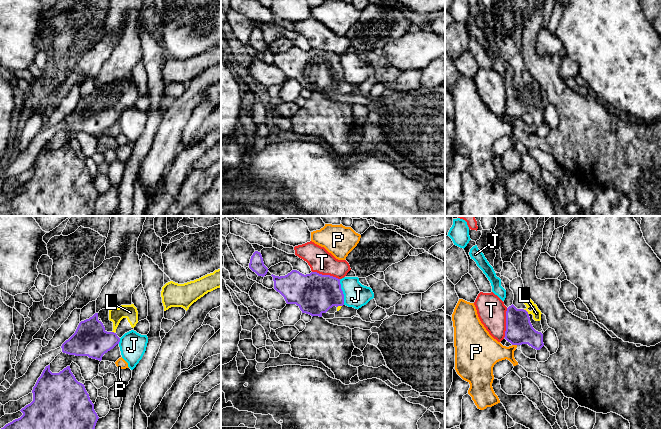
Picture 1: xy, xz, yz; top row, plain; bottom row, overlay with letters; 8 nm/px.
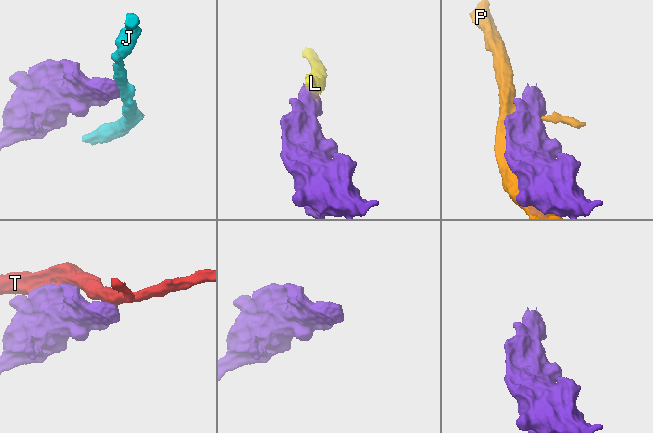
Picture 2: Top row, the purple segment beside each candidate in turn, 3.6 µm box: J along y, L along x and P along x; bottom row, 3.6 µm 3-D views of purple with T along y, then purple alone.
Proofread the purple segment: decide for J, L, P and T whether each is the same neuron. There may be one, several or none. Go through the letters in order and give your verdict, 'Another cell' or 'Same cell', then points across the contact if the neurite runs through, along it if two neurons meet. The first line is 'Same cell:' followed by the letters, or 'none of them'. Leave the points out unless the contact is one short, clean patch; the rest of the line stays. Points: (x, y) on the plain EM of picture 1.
Same cell: L
J: Another cell
L: Same cell. Path across: yz (519, 106), (519, 94), (526, 87), (536, 89)
P: Another cell
T: Another cell

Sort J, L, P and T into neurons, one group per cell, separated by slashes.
J / L / P / T

